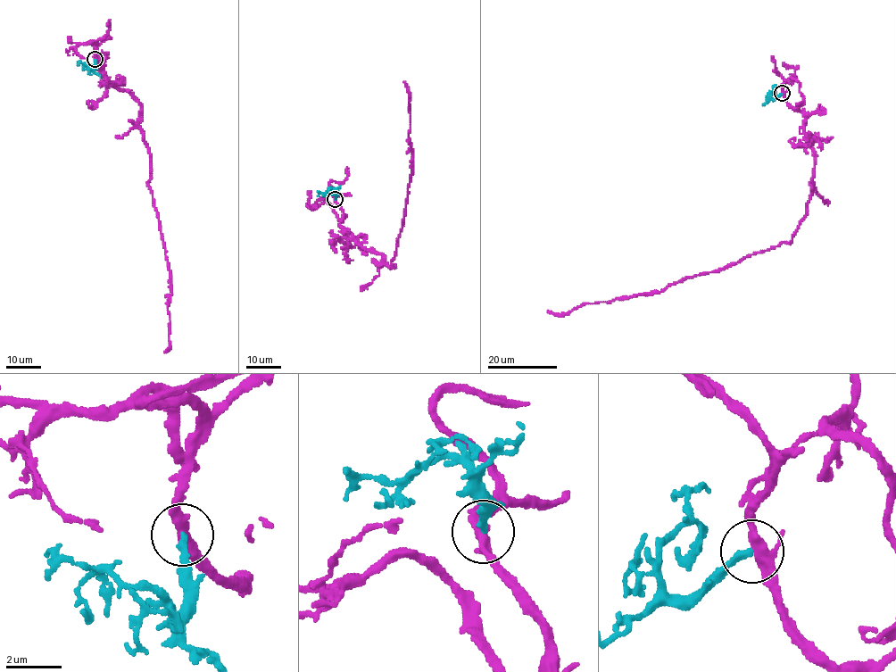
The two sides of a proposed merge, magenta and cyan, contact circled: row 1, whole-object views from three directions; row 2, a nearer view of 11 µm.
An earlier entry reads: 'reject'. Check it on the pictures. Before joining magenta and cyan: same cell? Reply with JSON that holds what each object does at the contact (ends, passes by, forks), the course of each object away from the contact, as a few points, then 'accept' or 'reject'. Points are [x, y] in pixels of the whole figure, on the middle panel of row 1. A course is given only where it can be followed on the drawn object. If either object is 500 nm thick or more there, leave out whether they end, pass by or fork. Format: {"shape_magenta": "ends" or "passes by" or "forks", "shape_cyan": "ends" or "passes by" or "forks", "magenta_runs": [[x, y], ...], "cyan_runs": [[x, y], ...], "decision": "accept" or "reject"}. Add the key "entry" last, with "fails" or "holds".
{"shape_magenta": "forks", "shape_cyan": "ends", "magenta_runs": [[335, 199], [344, 230], [394, 268], [391, 259], [412, 170], [404, 81]], "cyan_runs": [[335, 199], [331, 190], [322, 196], [322, 194]], "decision": "accept", "entry": "fails"}

